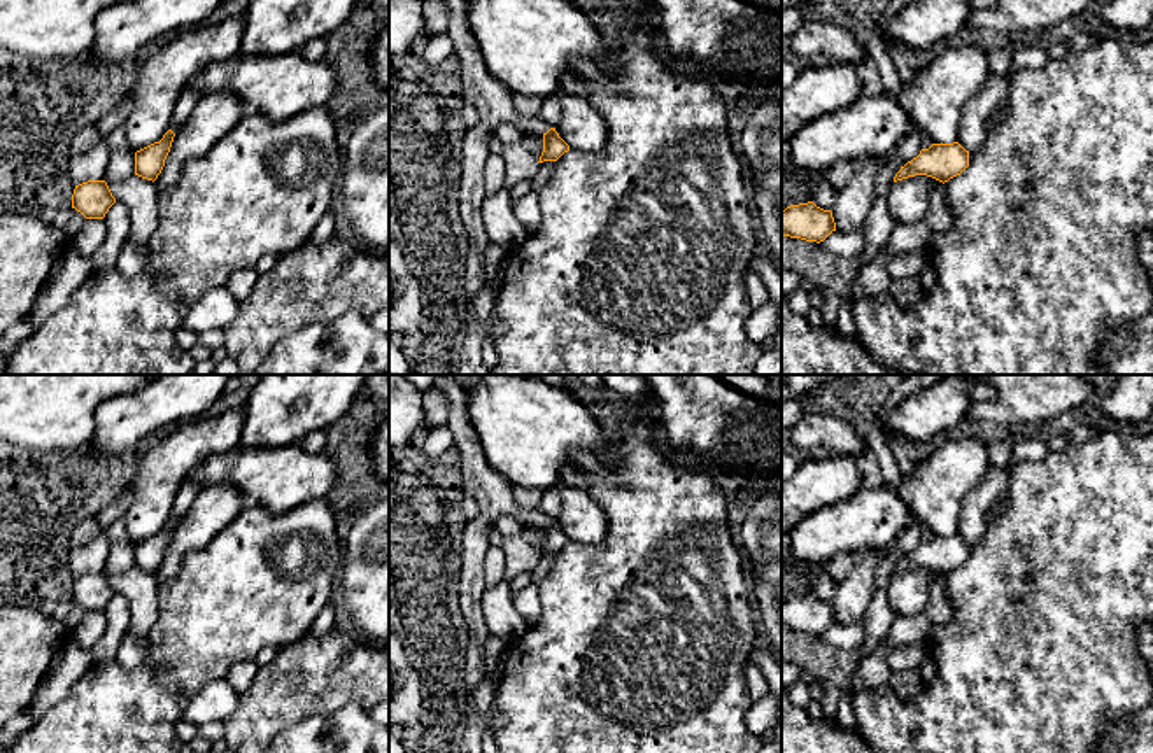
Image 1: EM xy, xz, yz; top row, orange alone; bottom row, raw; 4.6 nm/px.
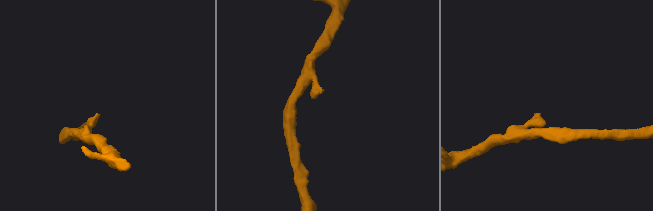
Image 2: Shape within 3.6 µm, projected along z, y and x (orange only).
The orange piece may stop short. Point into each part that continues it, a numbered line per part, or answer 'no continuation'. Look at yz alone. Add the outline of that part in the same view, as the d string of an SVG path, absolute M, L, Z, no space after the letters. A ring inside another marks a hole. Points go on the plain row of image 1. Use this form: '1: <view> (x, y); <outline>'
no continuation

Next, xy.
no continuation

